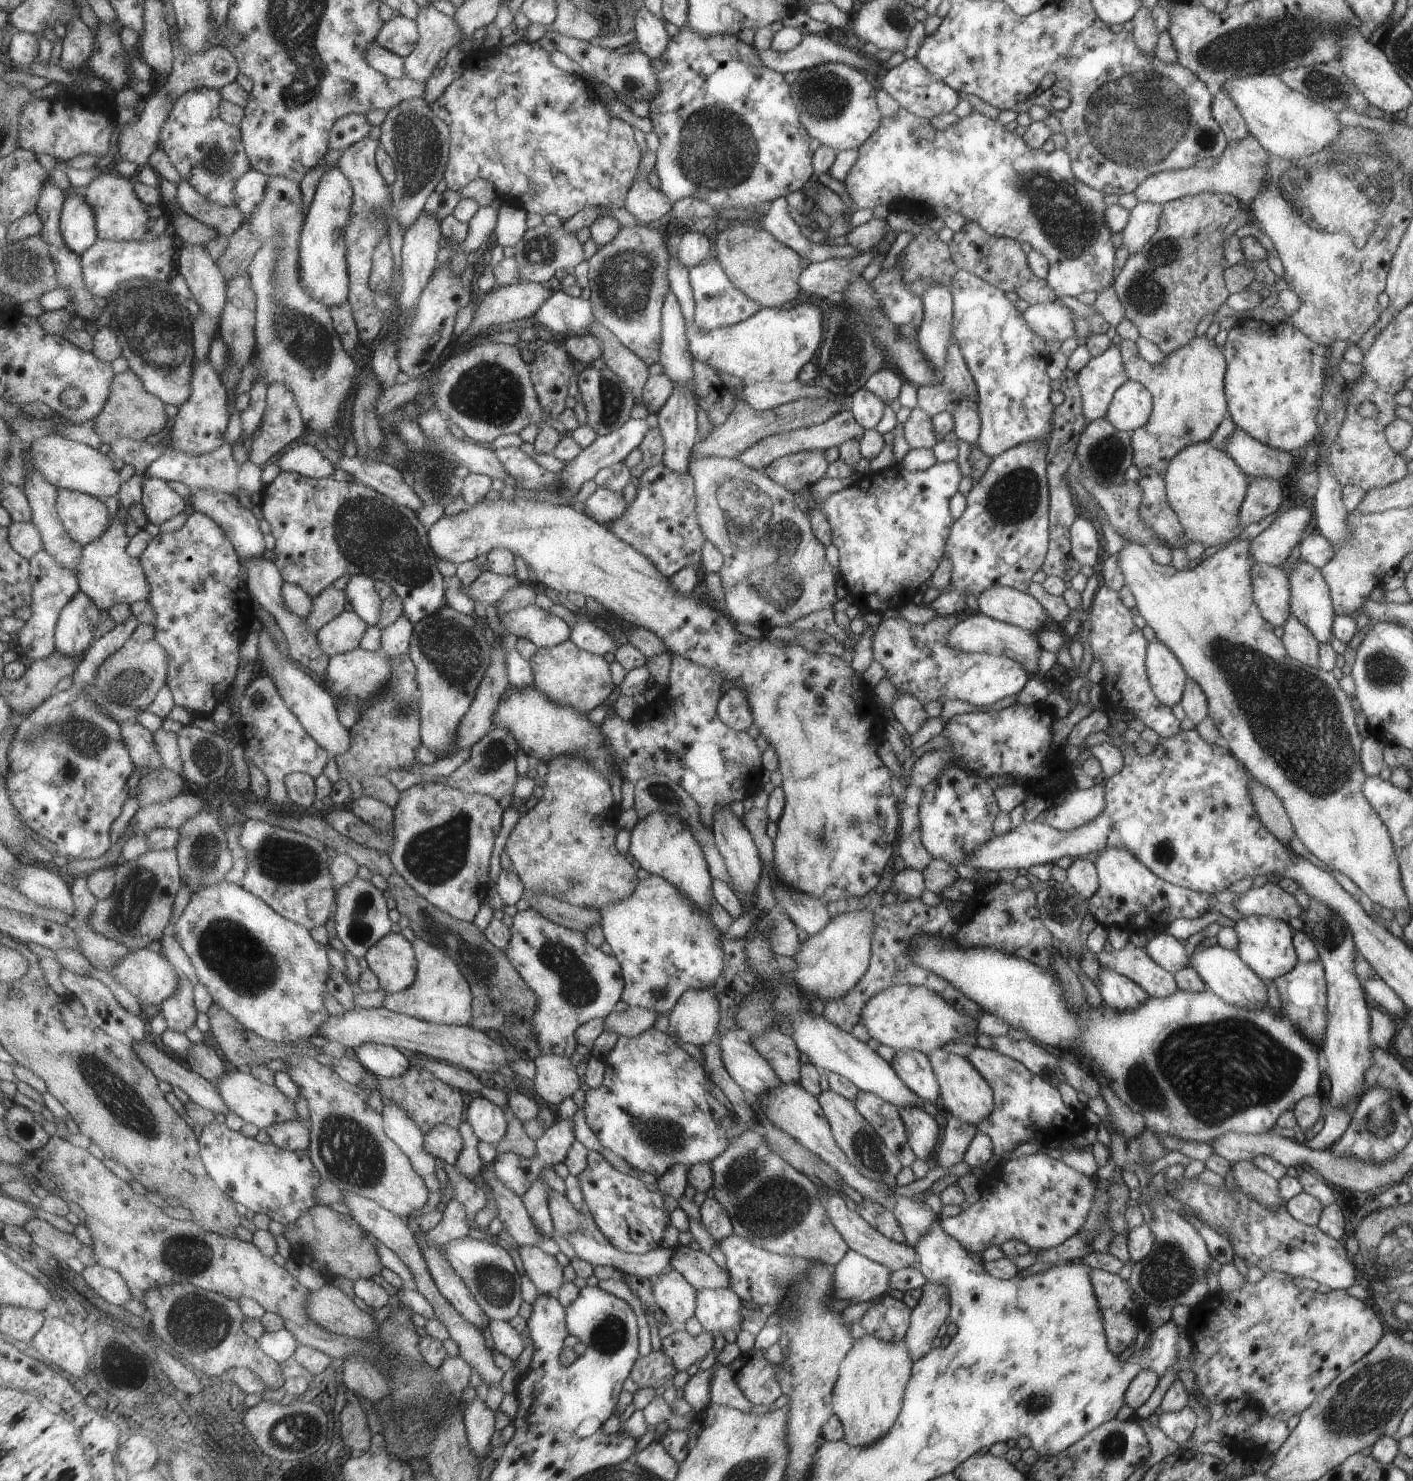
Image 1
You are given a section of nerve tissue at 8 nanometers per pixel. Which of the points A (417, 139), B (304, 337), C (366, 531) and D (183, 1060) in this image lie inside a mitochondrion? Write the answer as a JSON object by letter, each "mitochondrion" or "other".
{"A":"mitochondrion","B":"mitochondrion","C":"mitochondrion","D":"other"}

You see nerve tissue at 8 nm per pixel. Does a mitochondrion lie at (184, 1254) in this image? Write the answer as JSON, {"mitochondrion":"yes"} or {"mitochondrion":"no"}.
{"mitochondrion":"yes"}

